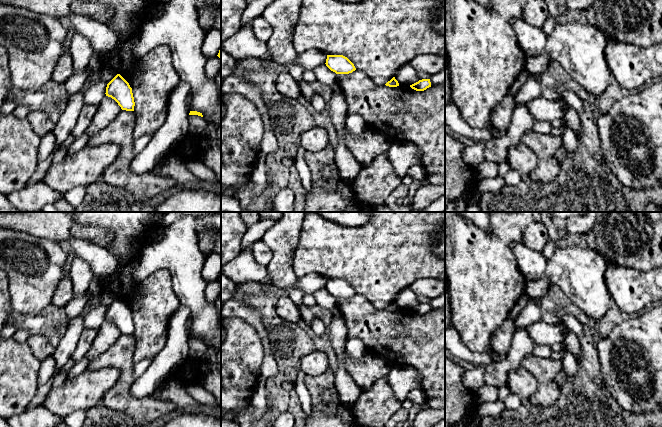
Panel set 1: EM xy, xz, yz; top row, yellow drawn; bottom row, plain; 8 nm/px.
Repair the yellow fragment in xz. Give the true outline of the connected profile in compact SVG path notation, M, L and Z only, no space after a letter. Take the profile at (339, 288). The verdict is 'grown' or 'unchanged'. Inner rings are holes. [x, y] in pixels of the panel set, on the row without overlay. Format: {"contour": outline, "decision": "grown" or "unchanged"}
{"contour": "M327 279L325 288L336 298L349 298L356 294L354 288L343 279Z", "decision": "unchanged"}

